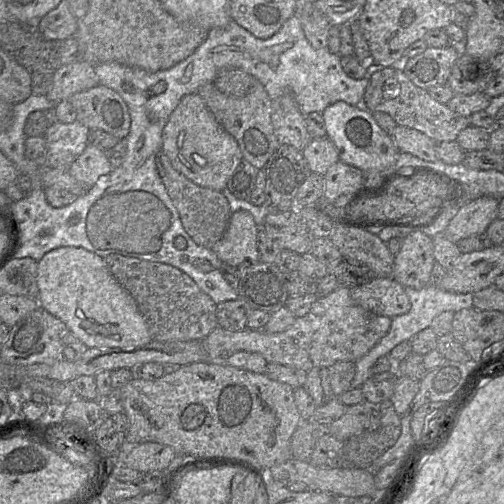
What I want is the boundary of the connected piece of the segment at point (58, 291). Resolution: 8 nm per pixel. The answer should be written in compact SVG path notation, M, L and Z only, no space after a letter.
M58 247L38 261L40 307L60 319L88 348L139 348L152 341L131 294L114 278L105 259L82 247Z

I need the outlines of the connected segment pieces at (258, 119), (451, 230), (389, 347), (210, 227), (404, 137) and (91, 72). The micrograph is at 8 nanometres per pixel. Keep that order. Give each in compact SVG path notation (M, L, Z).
M256 79L256 84L250 88L249 93L241 98L220 92L213 82L202 86L197 94L204 100L219 124L235 138L243 159L257 170L262 170L281 145L271 122L272 99L269 97L263 84Z
M483 196L463 205L451 220L445 232L454 243L470 236L486 233L496 219L499 200Z
M428 285L422 289L405 288L406 294L411 302L408 313L392 318L391 327L385 337L375 345L365 356L355 362L356 375L352 381L352 388L361 388L362 385L373 376L373 366L377 360L390 352L402 342L410 342L419 332L430 328L433 320L443 312L458 312L462 309L473 307L473 294L453 293L442 290L440 287Z
M163 152L157 155L156 166L166 190L180 215L184 230L197 245L212 249L224 236L232 214L229 202L224 194L193 183L173 168L169 158Z
M397 125L394 129L393 139L400 152L412 154L428 162L439 160L436 143L418 130Z
M87 61L65 64L53 73L52 89L46 97L54 103L59 103L98 84L95 65Z

